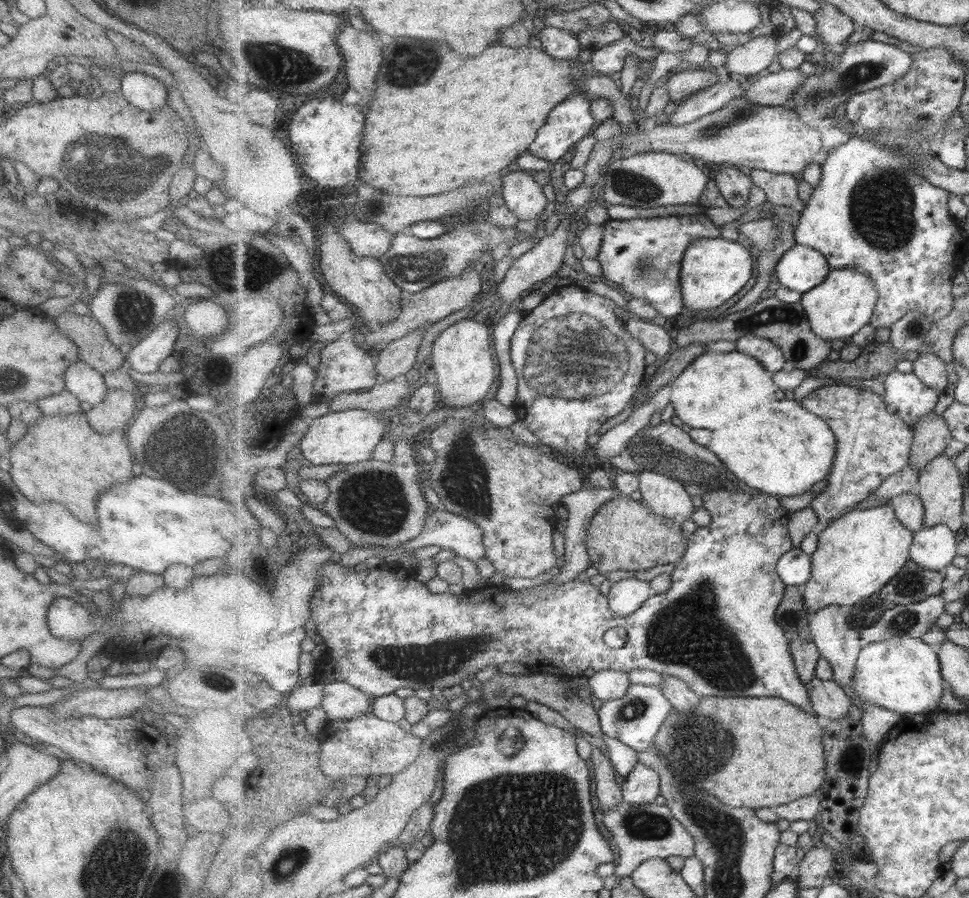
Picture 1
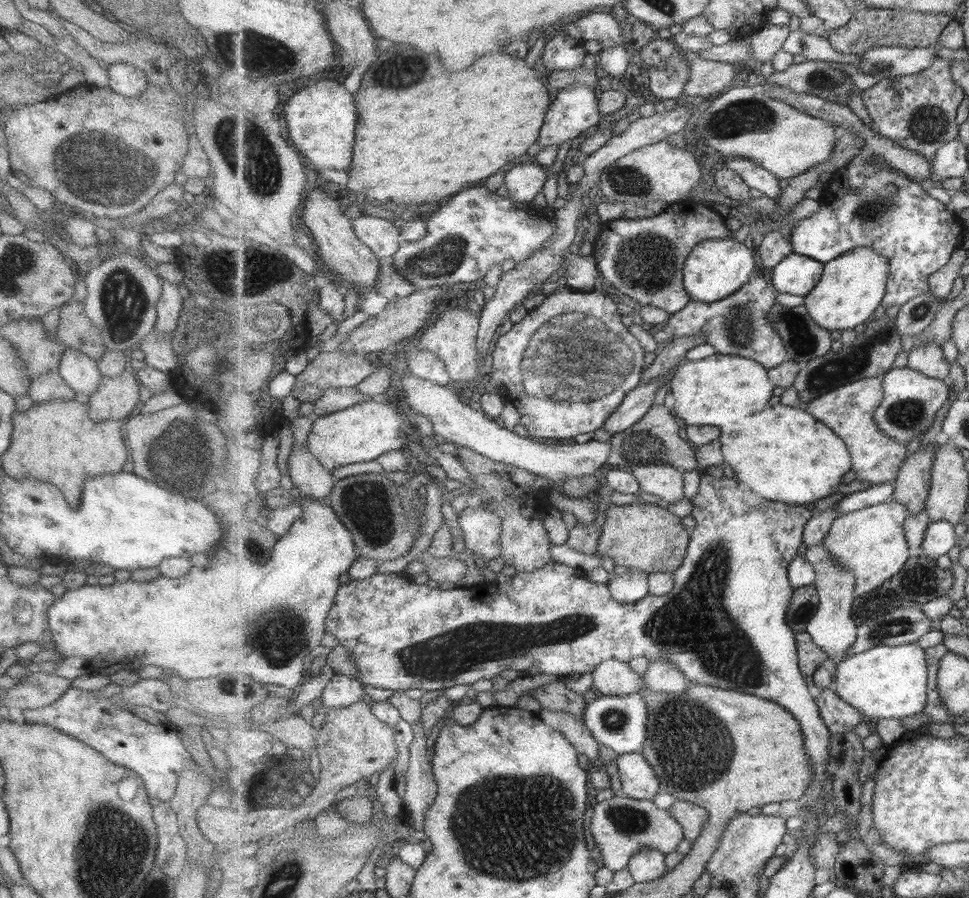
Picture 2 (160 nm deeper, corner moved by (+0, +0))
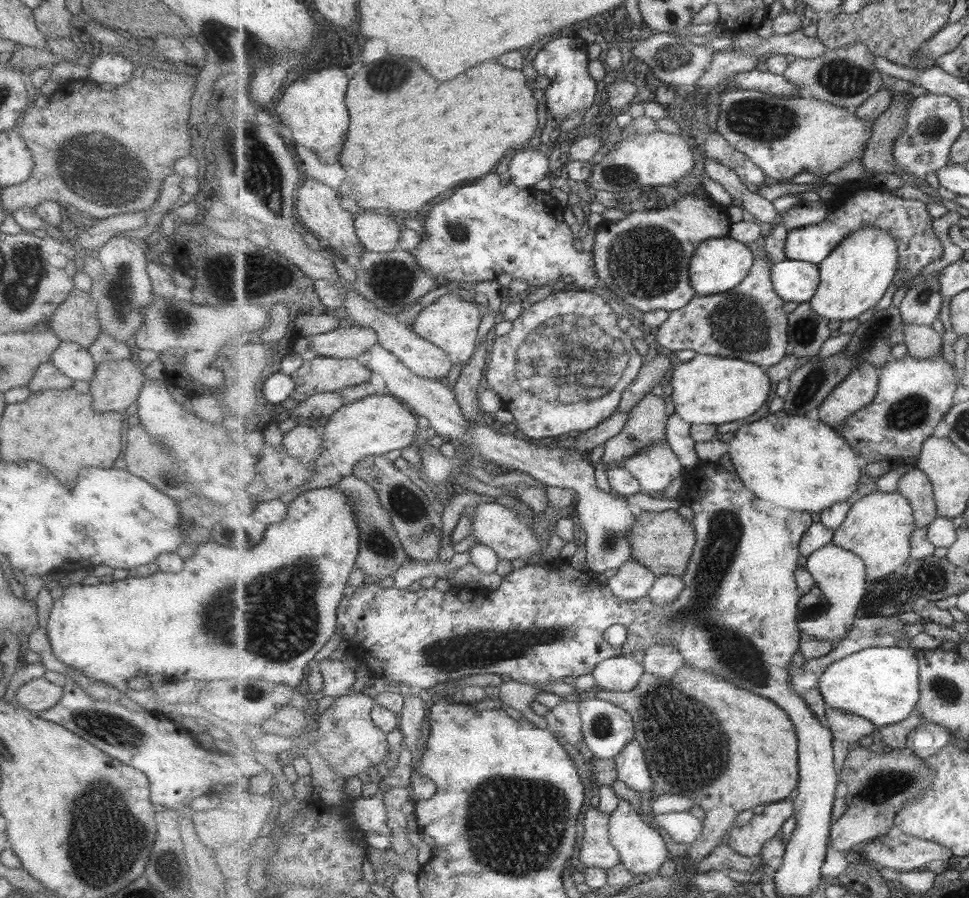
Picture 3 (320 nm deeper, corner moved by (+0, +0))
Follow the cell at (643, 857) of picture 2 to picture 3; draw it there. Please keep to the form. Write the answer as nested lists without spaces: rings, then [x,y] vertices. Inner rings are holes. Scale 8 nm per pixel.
[[[620,799],[620,805],[610,816],[610,839],[612,845],[619,851],[621,863],[635,875],[654,876],[667,859],[671,858],[665,838],[659,834],[658,828],[645,822],[641,818],[641,813],[625,799]]]

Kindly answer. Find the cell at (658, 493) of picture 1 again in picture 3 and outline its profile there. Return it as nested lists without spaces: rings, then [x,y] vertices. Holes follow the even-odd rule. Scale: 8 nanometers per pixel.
[[[659,442],[624,461],[624,468],[641,483],[643,491],[665,490],[683,474],[679,455],[667,442]]]

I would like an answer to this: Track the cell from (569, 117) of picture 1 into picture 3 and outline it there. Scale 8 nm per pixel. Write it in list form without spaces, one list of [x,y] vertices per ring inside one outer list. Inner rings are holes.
[[[576,35],[560,37],[545,44],[531,62],[539,76],[550,79],[550,85],[545,89],[547,108],[559,124],[569,114],[587,110],[595,102],[597,82],[589,74],[589,47],[589,43]]]

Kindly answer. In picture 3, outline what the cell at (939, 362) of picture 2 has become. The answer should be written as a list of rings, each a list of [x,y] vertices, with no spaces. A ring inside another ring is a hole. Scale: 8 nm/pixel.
[[[904,325],[904,344],[908,354],[919,358],[931,358],[940,355],[943,348],[941,333],[932,325]]]

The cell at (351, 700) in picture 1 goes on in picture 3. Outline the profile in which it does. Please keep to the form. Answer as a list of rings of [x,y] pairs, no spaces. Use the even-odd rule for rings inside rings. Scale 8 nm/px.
[[[328,658],[319,665],[325,677],[324,696],[335,697],[351,695],[349,688],[355,684],[355,671],[346,662],[329,660]]]

